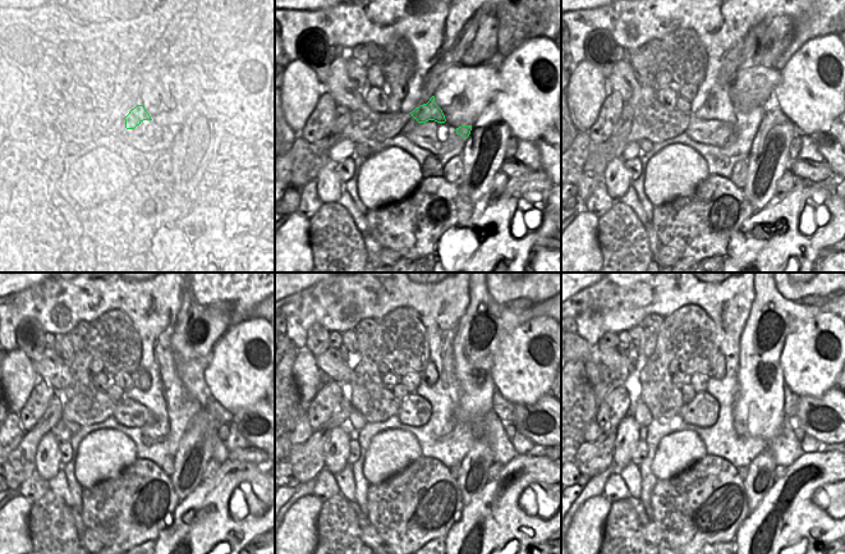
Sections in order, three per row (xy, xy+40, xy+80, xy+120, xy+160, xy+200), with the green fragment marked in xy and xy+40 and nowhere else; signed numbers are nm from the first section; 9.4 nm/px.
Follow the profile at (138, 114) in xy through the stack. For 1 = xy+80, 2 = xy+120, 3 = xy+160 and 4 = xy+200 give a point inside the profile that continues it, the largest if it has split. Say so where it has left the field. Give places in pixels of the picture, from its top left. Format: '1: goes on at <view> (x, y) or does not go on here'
1: goes on at xy+80 (719, 106)
2: goes on at xy+120 (147, 389)
3: goes on at xy+160 (434, 389)
4: goes on at xy+200 (722, 385)

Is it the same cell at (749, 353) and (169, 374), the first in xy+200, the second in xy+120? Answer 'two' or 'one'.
two

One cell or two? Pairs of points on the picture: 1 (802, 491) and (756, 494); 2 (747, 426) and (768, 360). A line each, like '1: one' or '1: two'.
1: two
2: one

